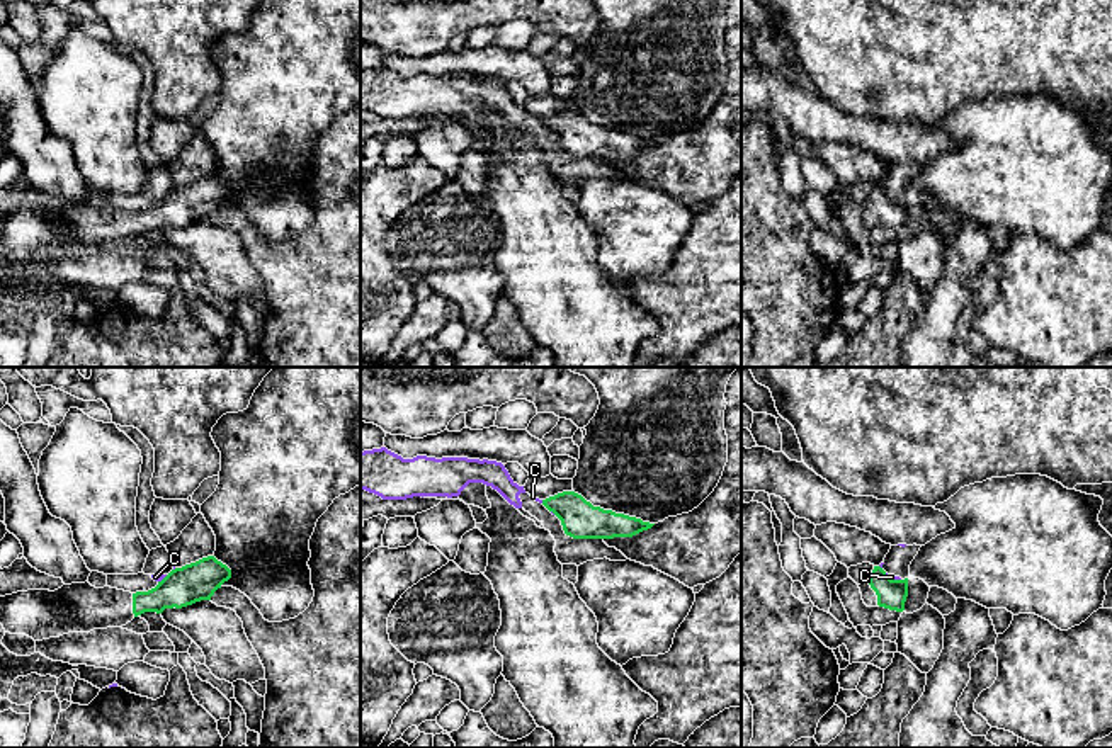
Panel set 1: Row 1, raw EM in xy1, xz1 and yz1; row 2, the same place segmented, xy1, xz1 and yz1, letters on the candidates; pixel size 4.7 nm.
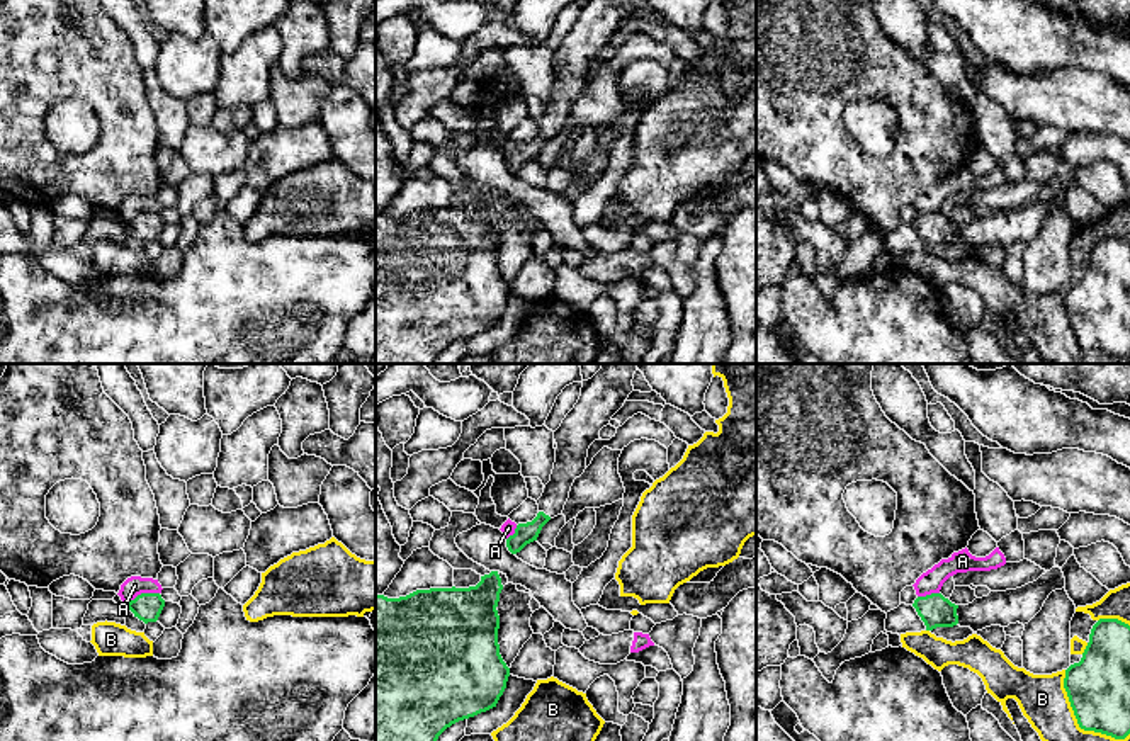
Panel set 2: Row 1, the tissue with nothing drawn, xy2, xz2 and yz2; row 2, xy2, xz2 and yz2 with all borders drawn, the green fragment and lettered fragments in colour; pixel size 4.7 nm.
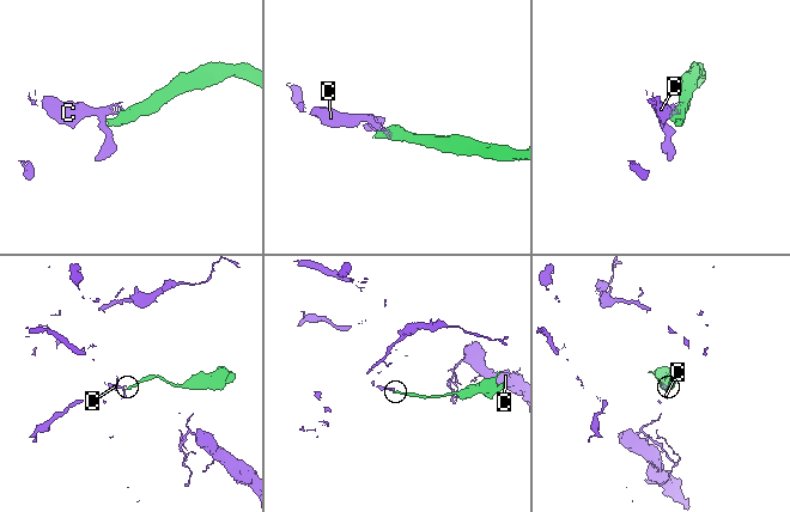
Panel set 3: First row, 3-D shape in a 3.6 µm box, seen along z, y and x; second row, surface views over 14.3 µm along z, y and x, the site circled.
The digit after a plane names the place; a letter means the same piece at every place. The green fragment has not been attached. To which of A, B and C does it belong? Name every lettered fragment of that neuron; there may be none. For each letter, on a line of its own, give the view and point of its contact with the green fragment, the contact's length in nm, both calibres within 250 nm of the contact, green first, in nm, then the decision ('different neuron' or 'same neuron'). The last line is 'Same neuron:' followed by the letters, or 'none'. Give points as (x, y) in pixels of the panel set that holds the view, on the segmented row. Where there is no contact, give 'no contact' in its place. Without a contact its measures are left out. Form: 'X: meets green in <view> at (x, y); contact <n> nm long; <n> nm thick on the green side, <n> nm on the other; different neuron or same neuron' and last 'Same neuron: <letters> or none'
A: meets green in xy2 at (141, 593); contact 170 nm long; 140 nm thick on the green side, 90 nm on the other; different neuron
B: meets green in yz2 at (1078, 721); contact 440 nm long; 300 nm thick on the green side, 220 nm on the other; different neuron
C: meets green in yz1 at (893, 580); contact 90 nm long; 140 nm thick on the green side, 20 nm on the other; different neuron
Same neuron: none

